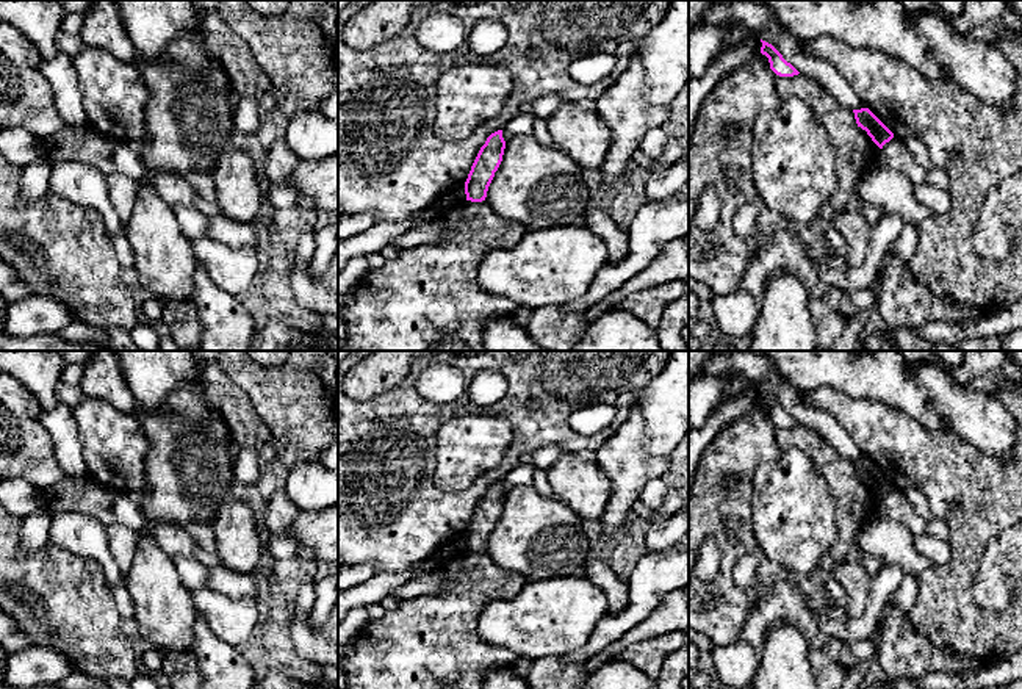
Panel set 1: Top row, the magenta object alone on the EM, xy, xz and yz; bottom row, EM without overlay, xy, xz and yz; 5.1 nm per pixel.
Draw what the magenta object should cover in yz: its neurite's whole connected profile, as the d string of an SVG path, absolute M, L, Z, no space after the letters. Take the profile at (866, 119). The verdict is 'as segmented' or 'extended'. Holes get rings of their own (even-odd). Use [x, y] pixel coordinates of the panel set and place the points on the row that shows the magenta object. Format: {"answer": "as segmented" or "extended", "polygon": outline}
{"answer": "as segmented", "polygon": "M853 110L858 127L867 132L872 141L883 149L894 138L894 133L869 110Z"}

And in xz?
{"answer": "as segmented", "polygon": "M498 130L487 138L465 182L466 200L485 200L488 186L502 161L504 149L506 141L502 138L502 130Z"}

